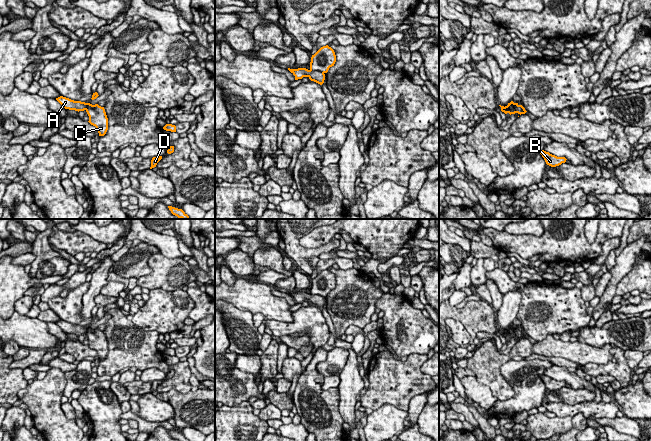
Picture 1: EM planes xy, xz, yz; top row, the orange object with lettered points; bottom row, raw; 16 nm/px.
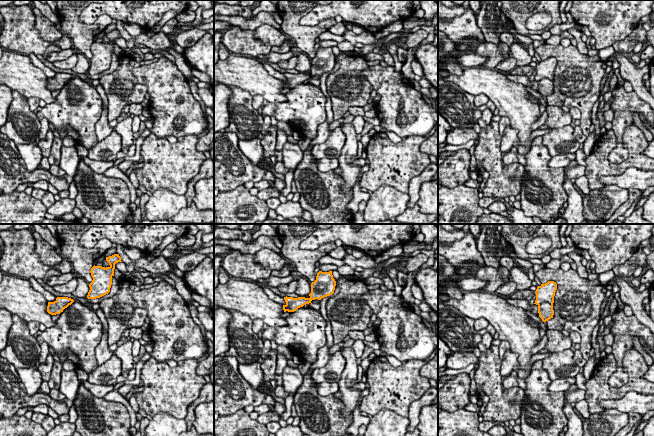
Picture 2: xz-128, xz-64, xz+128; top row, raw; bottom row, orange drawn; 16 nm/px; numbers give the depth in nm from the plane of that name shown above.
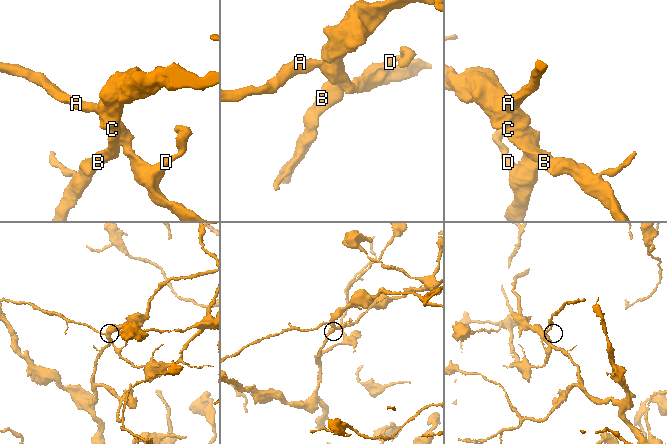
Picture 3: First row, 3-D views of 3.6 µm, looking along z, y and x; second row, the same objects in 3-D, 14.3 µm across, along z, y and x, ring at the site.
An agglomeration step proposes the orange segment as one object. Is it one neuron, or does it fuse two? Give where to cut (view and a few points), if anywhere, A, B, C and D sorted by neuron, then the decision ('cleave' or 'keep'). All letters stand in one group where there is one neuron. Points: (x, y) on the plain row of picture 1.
cut in xz along (310, 293), (323, 297); A D / B C; cleave

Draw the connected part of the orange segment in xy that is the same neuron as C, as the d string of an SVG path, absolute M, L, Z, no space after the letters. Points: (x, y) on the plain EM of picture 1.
M88 327L86 336L89 340L88 346L96 351L99 360L104 360L108 354L108 342L104 331Z

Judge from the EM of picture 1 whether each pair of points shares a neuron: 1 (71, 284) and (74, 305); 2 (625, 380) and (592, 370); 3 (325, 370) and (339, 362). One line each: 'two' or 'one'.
1: two
2: one
3: one

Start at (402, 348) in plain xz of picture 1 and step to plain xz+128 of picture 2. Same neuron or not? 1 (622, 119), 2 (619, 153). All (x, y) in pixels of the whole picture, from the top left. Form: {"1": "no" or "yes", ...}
{"1": "yes", "2": "yes"}

